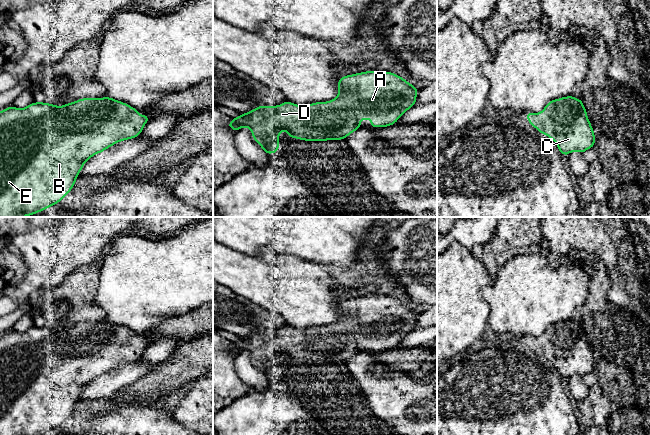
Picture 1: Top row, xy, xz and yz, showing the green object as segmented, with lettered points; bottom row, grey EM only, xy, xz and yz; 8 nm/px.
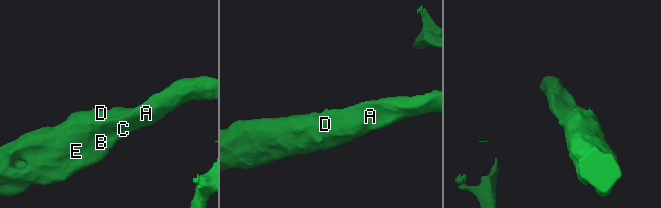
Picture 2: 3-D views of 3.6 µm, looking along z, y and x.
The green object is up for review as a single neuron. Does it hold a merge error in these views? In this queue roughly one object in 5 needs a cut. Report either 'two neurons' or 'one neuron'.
one neuron

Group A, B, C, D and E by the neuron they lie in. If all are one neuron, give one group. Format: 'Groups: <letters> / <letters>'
Groups: A B C D E

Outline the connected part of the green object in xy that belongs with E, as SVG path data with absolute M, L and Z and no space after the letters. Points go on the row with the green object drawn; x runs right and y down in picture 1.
M107 96L103 98L82 98L61 107L45 102L33 102L25 108L18 109L11 105L0 111L0 217L32 216L59 203L74 187L77 176L87 160L120 141L138 137L148 121L147 115L140 114L137 109L130 105Z

